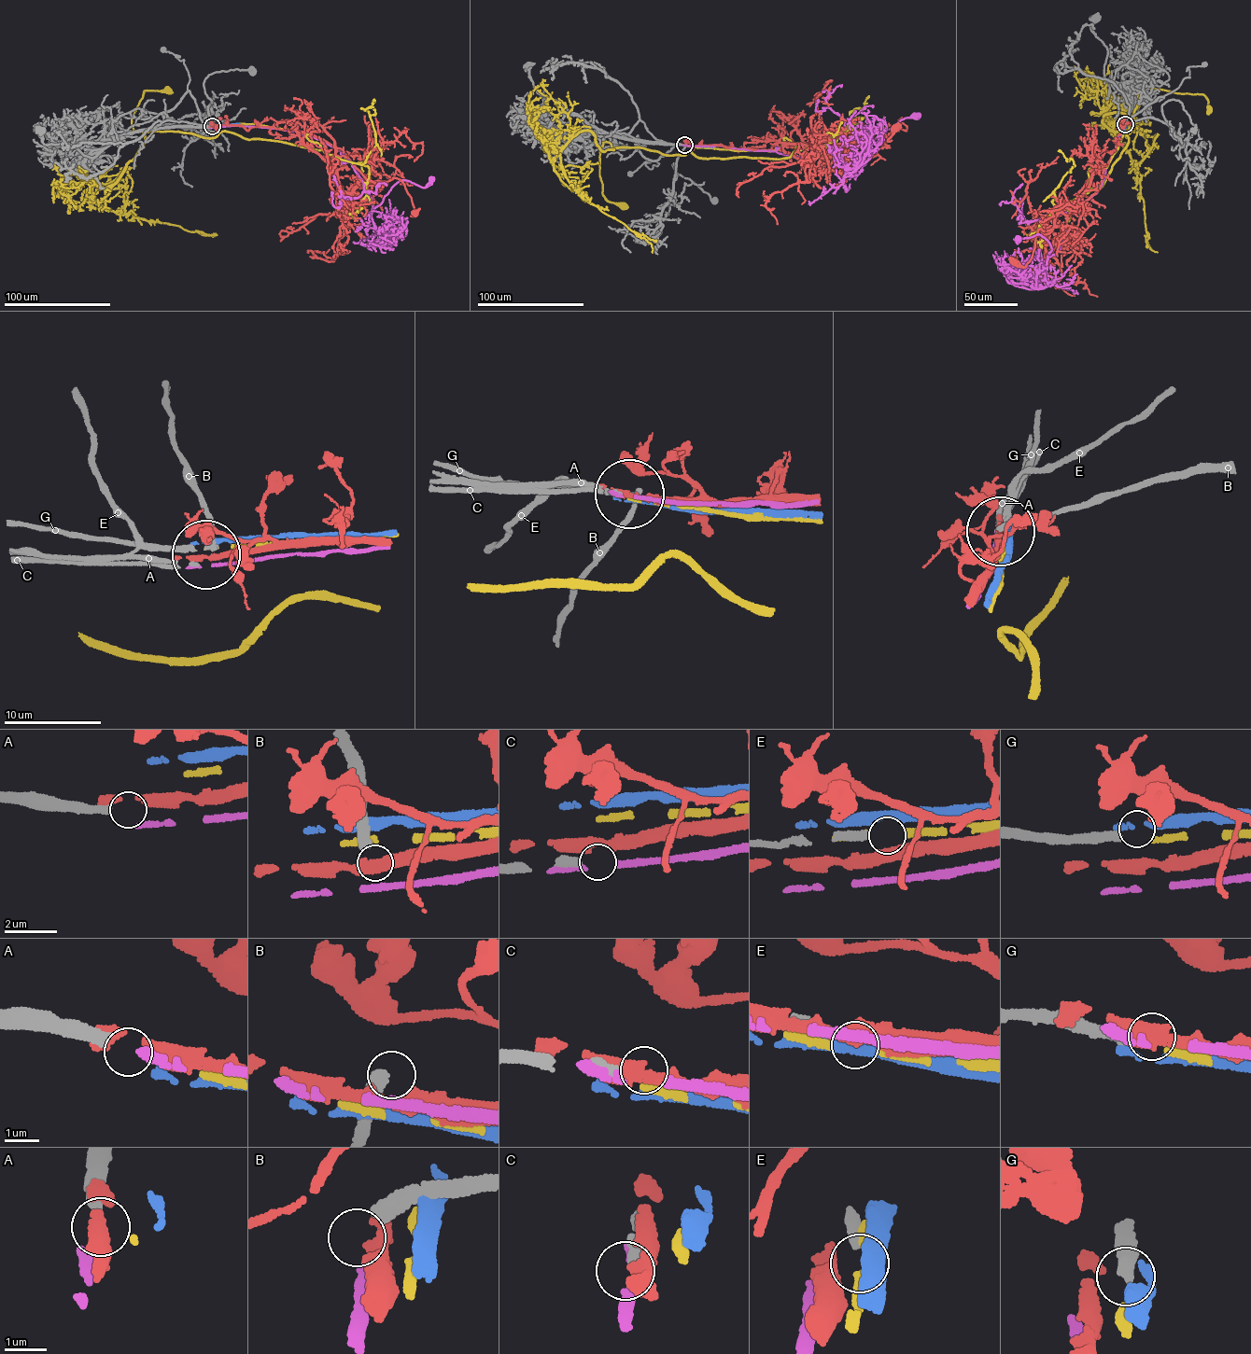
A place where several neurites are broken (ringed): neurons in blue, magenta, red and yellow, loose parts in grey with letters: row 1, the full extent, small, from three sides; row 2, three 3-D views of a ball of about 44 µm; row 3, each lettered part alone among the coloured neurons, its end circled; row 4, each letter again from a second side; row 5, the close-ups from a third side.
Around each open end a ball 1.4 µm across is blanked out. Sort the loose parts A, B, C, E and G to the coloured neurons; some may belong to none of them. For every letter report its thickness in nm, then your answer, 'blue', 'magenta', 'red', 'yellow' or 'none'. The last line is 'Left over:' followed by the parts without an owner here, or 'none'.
A: calibre 320 nm; none
B: calibre 440 nm; none
C: calibre 360 nm; none
E: calibre 300 nm; none
G: calibre 320 nm; none
Left over: A, B, C, E, G

